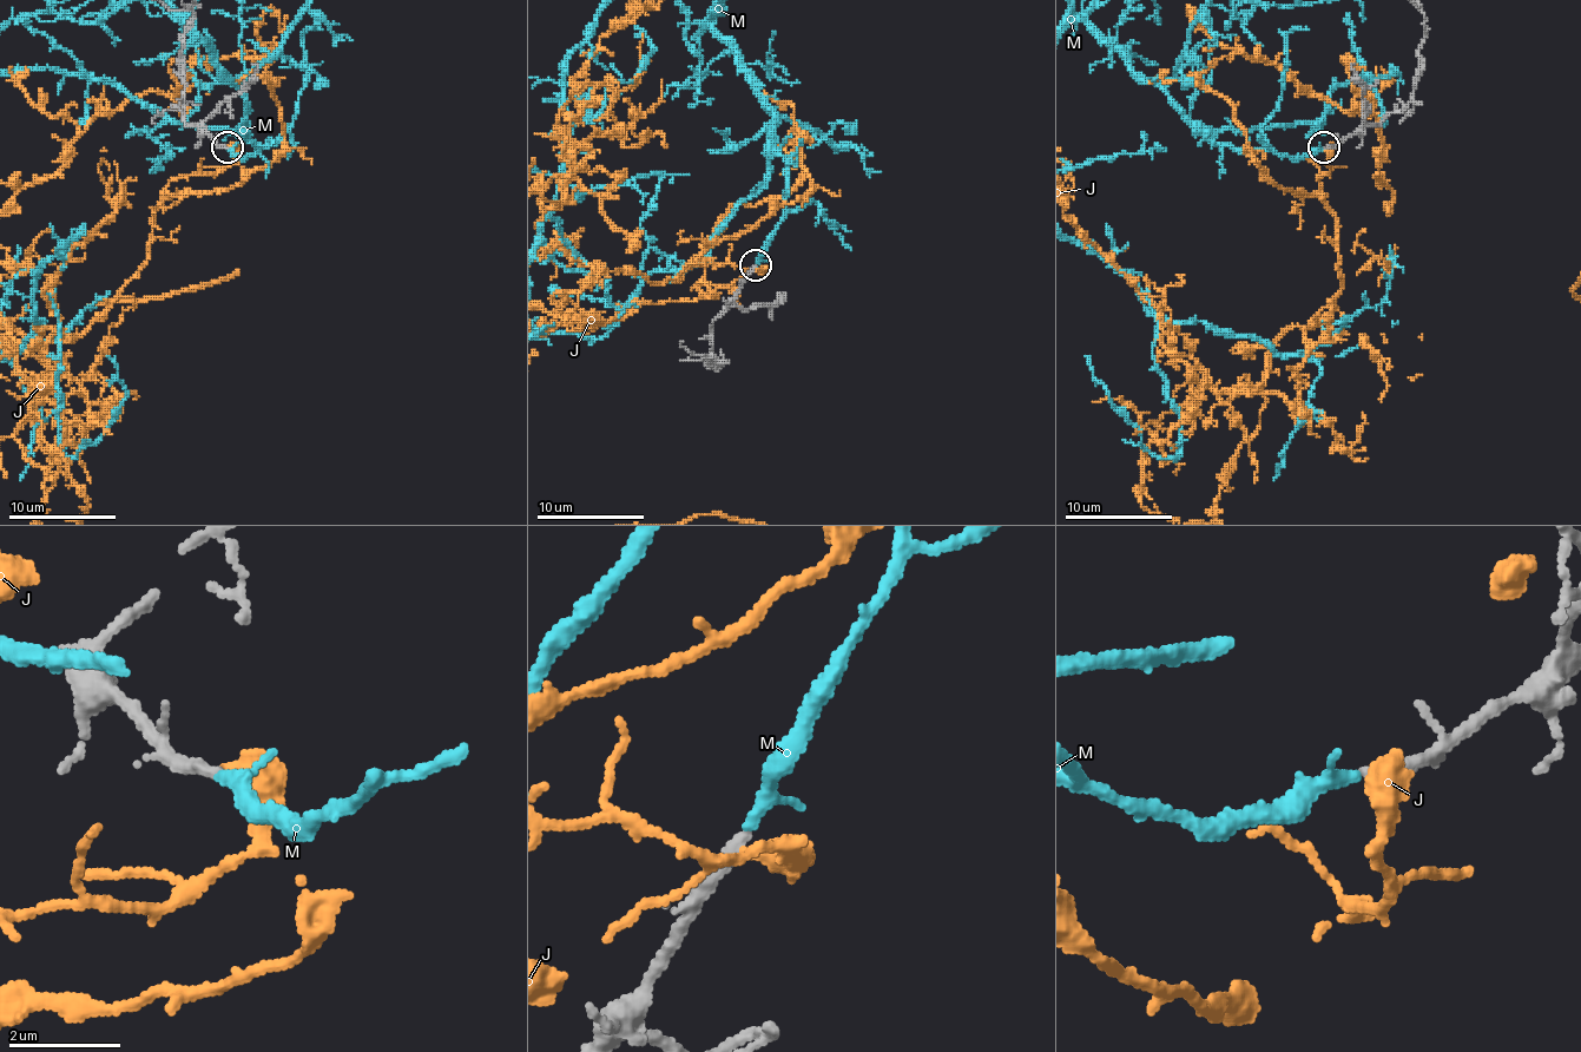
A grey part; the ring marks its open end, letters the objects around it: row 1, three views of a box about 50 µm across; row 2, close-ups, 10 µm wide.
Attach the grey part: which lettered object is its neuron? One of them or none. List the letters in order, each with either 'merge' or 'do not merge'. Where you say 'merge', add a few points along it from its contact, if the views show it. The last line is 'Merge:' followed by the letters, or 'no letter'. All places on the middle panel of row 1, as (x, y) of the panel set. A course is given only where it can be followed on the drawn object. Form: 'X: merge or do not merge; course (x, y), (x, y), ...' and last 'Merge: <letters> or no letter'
J: do not merge
M: merge
Merge: M

